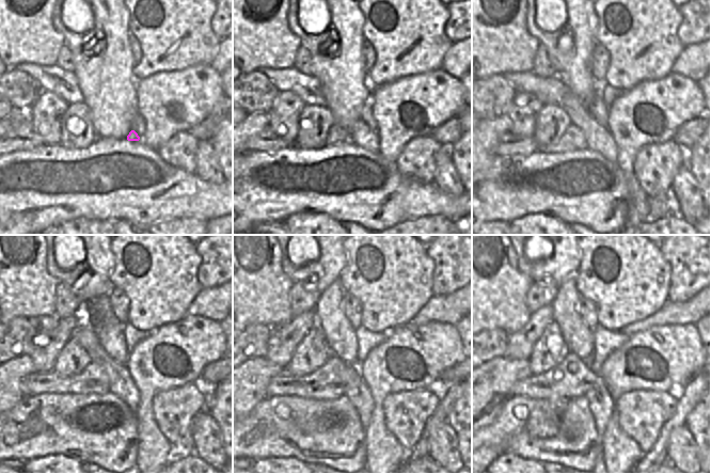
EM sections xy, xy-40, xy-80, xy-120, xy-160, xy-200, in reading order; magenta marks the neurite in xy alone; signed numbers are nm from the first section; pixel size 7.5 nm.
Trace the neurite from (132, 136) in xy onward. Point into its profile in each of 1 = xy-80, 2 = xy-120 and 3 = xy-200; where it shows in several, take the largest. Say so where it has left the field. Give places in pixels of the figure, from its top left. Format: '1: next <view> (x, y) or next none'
1: next xy-80 (599, 139)
2: next xy-120 (122, 384)
3: next xy-200 (600, 401)

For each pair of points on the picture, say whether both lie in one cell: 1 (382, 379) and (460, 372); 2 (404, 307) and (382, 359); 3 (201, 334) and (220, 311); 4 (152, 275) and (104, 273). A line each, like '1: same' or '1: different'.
1: different
2: different
3: different
4: different

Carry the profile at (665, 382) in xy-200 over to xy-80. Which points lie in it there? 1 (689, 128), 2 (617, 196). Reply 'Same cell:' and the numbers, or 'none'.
Same cell: none

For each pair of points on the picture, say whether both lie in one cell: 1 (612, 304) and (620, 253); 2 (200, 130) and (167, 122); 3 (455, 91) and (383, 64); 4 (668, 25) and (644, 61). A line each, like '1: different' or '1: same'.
1: same
2: different
3: different
4: same

